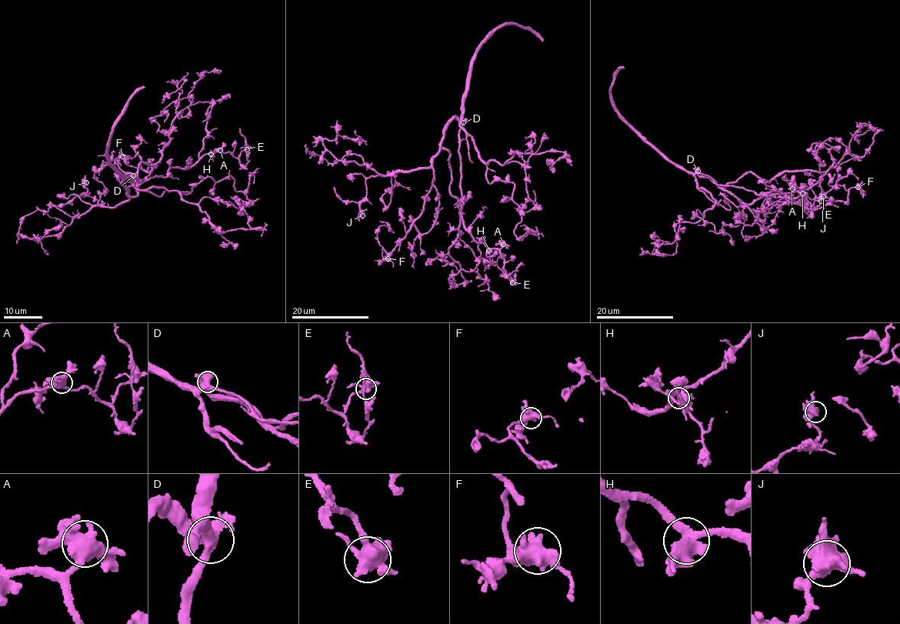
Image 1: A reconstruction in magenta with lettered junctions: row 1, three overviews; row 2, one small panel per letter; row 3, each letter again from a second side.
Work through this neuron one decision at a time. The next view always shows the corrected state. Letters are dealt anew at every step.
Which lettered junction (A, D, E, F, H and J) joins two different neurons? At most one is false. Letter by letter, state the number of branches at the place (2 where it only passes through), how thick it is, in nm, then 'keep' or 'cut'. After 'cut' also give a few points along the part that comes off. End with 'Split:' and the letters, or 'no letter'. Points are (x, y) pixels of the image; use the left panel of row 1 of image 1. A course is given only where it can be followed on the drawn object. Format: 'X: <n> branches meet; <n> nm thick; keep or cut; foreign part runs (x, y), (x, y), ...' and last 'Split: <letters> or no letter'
A: 4 branches meet; 500 nm thick; keep
D: 4 branches meet; 550 nm thick; keep
E: 5 branches meet; 500 nm thick; keep
F: 4 branches meet; 500 nm thick; keep
H: 4 branches meet; 500 nm thick; keep
J: 4 branches meet; 480 nm thick; keep
Split: no letter

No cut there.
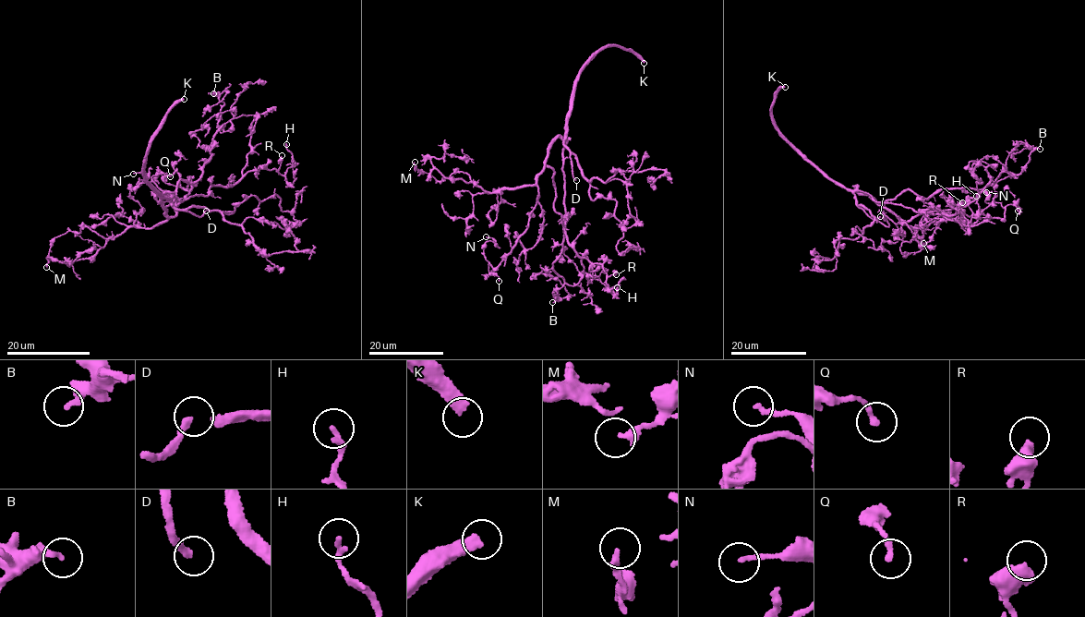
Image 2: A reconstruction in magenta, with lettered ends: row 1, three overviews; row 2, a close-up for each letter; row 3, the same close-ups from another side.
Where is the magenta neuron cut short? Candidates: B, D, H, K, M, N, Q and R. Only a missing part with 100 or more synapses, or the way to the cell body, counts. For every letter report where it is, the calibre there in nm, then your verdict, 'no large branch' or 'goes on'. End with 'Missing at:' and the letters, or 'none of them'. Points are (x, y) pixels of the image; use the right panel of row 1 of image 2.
B: at (1040, 149); 280 nm thick; no large branch
D: at (880, 216); 240 nm thick; goes on
H: at (976, 196); 200 nm thick; no large branch
K: at (785, 87); 440 nm thick; goes on
M: at (923, 243); 280 nm thick; no large branch
N: at (986, 192); 180 nm thick; no large branch
Q: at (1018, 211); 190 nm thick; no large branch
R: at (962, 202); 550 nm thick; no large branch
Missing at: D, K

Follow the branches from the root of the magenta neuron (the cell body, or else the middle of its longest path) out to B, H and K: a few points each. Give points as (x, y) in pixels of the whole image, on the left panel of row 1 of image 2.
B: (161, 201), (176, 197), (180, 180), (198, 178), (214, 155), (224, 125), (213, 93)
H: (161, 201), (166, 193), (181, 201), (207, 195), (249, 171), (283, 175), (292, 162), (286, 144)
K: (161, 201), (169, 193), (169, 198), (161, 198), (150, 187), (142, 168), (149, 144), (162, 119), (184, 99)

